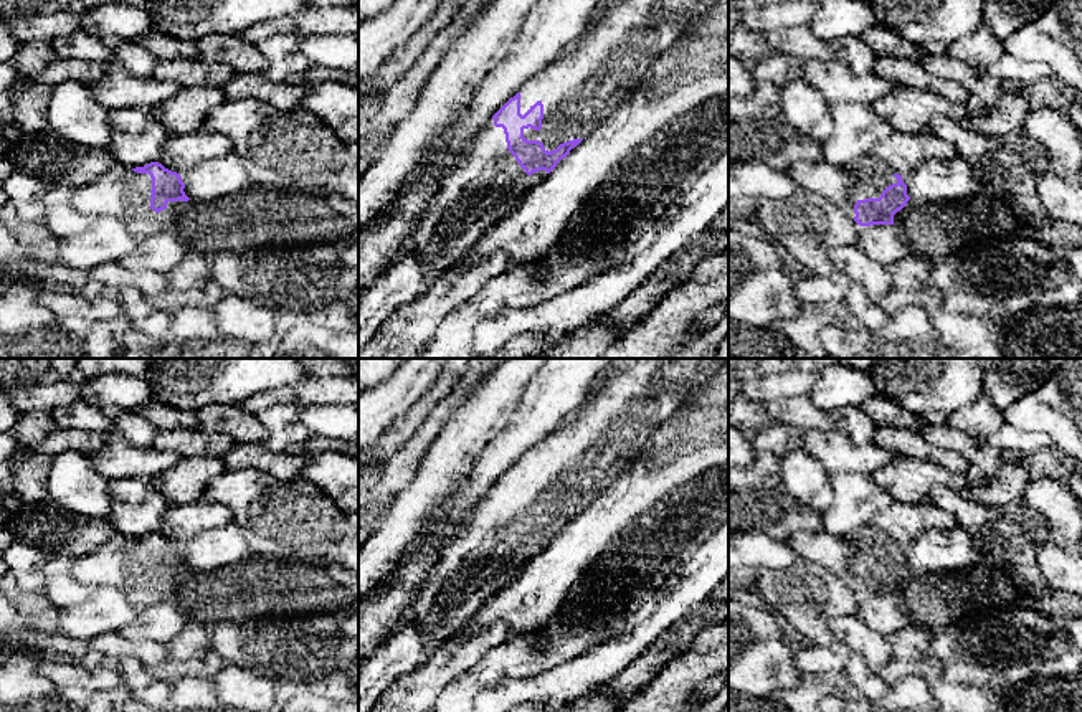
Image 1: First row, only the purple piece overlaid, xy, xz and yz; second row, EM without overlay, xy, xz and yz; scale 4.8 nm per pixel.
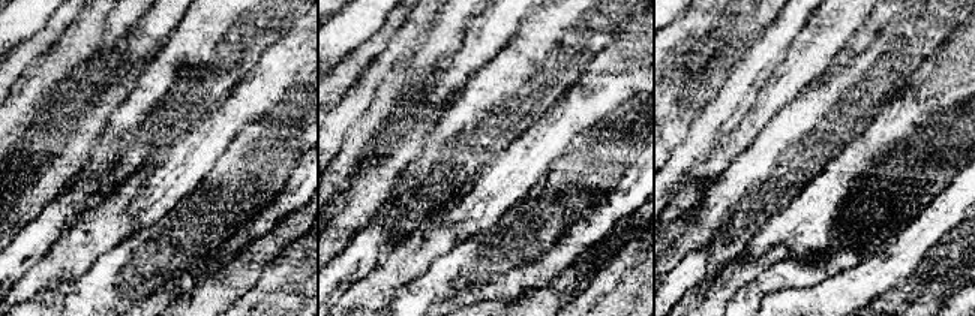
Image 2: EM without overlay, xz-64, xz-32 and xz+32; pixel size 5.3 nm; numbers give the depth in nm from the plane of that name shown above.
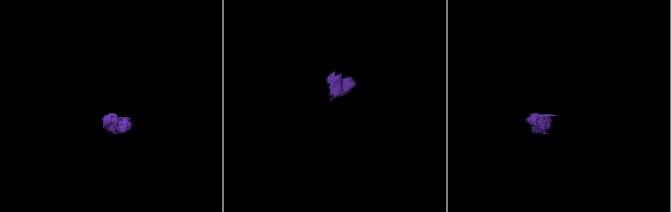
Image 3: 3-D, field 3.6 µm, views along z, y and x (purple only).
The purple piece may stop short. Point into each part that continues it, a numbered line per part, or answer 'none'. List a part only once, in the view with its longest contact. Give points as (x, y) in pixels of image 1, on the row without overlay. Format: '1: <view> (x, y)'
1: xy (121, 562)
2: xz (590, 448)

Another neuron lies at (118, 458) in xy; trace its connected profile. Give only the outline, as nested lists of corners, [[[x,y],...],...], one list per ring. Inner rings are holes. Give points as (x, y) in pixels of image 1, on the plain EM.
[[[114,428],[104,446],[89,456],[91,466],[106,479],[155,479],[177,464],[180,456],[168,451],[140,449],[132,446]]]

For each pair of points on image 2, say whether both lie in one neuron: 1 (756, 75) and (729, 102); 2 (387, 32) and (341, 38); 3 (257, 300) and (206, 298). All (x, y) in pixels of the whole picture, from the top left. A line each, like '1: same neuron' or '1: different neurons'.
1: same neuron
2: different neurons
3: different neurons

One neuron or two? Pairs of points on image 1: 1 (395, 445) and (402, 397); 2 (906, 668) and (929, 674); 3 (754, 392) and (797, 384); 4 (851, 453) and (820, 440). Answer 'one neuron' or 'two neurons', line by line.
1: two neurons
2: one neuron
3: one neuron
4: one neuron

